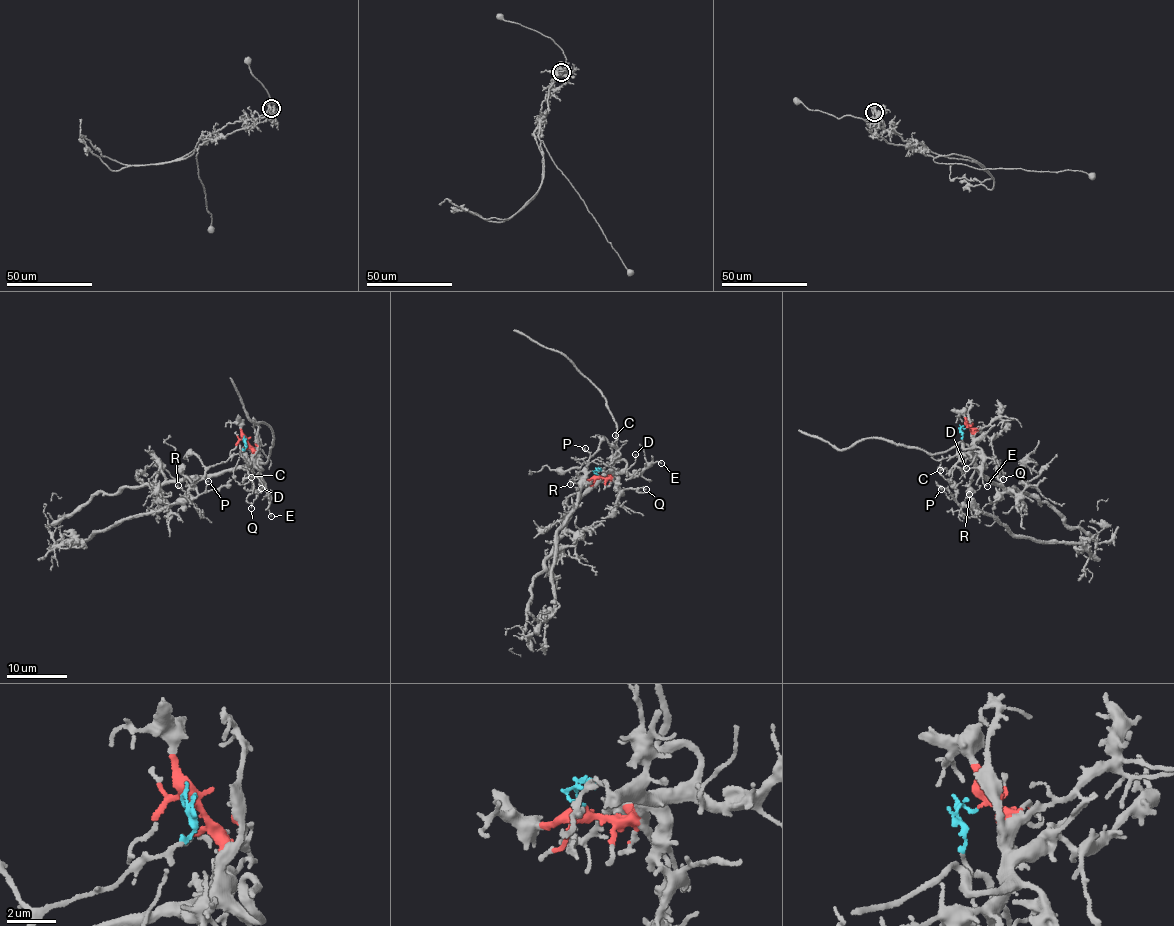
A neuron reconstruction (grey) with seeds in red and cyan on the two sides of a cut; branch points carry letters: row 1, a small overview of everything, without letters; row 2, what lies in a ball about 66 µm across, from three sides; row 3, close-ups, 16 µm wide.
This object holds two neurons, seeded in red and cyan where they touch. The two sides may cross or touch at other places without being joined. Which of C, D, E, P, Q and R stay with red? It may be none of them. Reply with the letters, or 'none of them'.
C, D, E, Q

